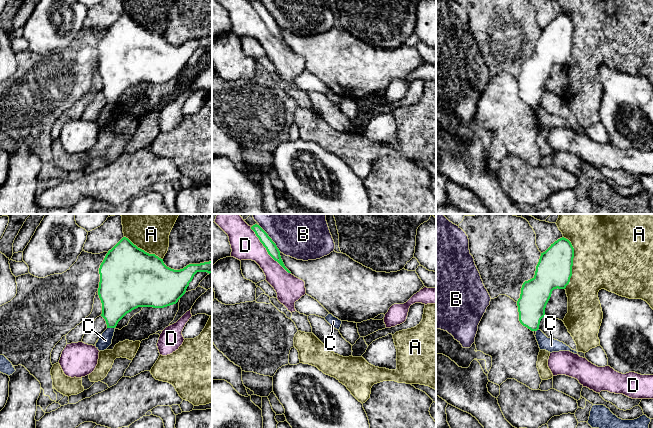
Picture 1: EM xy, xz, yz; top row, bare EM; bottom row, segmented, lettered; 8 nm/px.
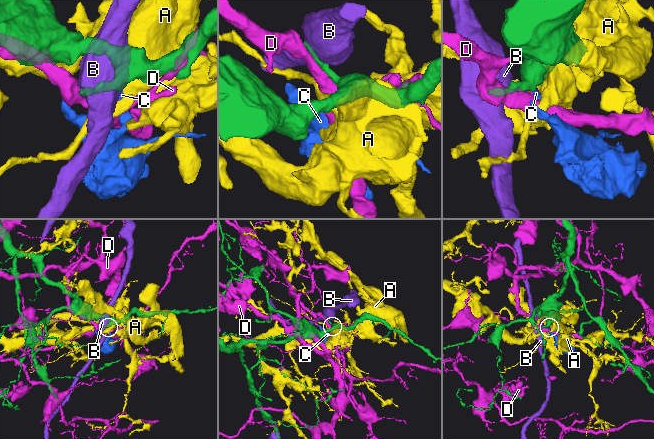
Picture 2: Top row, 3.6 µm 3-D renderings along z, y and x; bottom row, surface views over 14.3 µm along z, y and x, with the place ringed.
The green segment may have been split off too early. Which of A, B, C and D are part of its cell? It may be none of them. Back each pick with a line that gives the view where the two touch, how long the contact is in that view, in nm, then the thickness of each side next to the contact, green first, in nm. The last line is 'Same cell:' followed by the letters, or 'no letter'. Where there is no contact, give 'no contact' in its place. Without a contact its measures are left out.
Same cell: no letter

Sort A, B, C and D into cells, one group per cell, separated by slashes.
A / B / C / D

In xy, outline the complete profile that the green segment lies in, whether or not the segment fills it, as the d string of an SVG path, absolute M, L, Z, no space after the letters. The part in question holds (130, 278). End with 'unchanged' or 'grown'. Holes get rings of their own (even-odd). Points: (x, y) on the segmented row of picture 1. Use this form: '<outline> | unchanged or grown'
M123 237L108 251L99 268L98 295L102 303L101 316L107 328L115 328L127 313L138 307L164 308L176 304L197 272L212 273L212 261L174 270L167 267L163 259L145 252Z | unchanged

